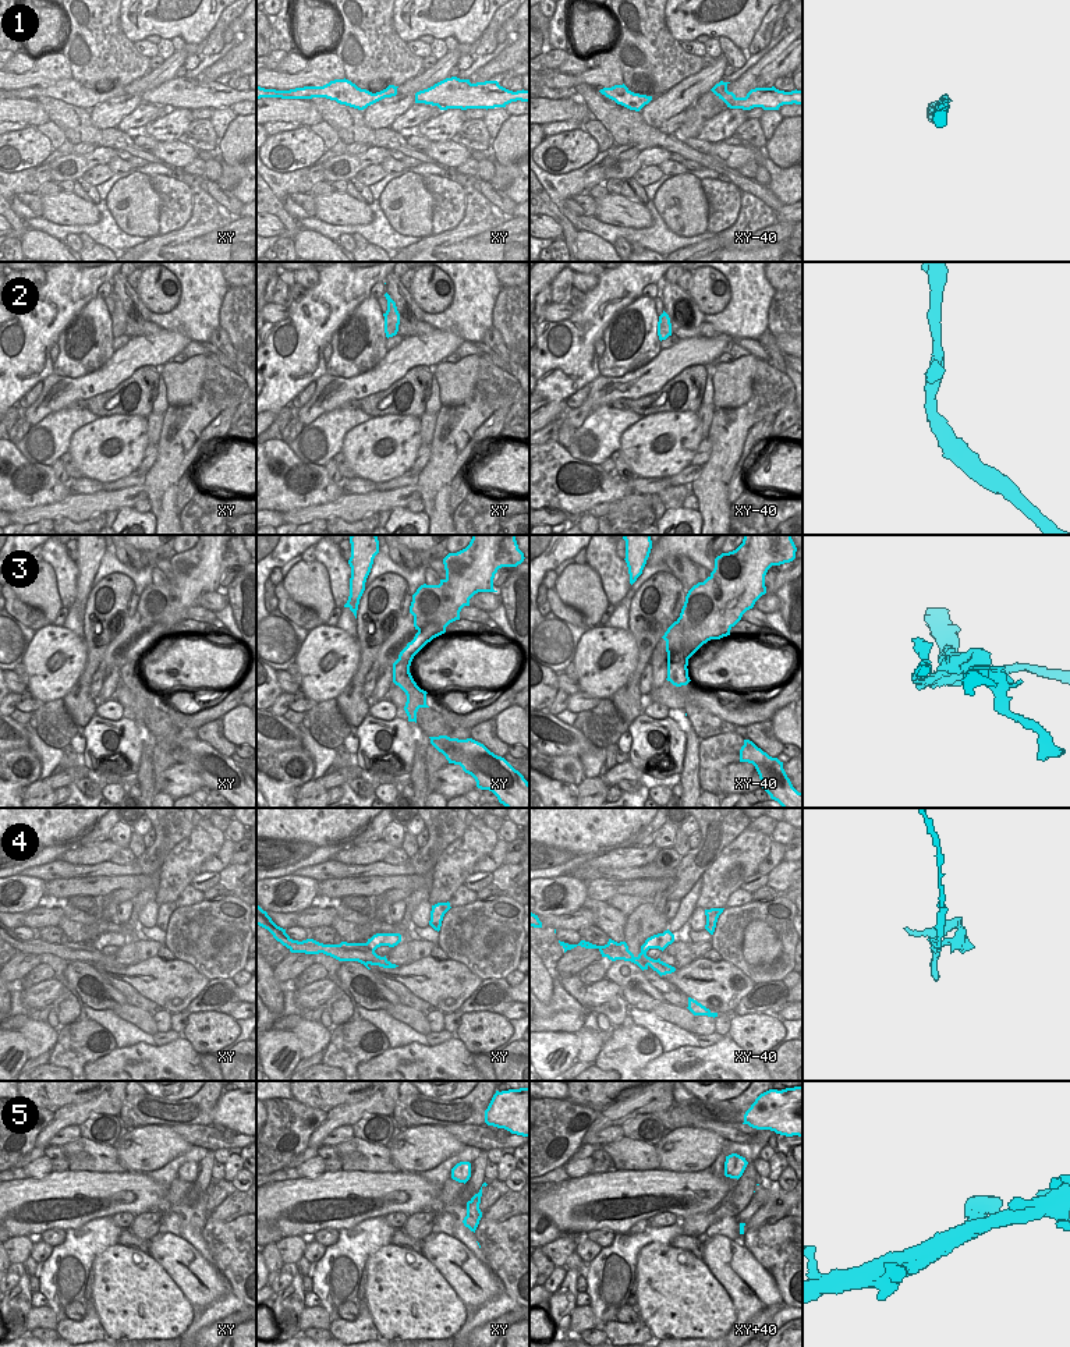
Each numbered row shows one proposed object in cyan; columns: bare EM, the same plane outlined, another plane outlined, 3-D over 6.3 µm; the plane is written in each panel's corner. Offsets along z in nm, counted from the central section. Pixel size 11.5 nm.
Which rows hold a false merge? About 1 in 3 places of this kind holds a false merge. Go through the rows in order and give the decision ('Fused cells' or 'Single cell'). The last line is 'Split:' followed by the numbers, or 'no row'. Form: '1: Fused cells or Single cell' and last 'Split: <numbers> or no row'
1: Single cell
2: Single cell
3: Fused cells
4: Single cell
5: Single cell
Split: 3.

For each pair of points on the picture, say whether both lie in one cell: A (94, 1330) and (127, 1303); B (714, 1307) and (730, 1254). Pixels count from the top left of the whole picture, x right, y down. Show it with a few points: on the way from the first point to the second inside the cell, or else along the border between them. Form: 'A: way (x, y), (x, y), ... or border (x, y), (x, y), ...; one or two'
A: border (91, 1300), (106, 1332); two
B: border (701, 1259), (734, 1305); two

